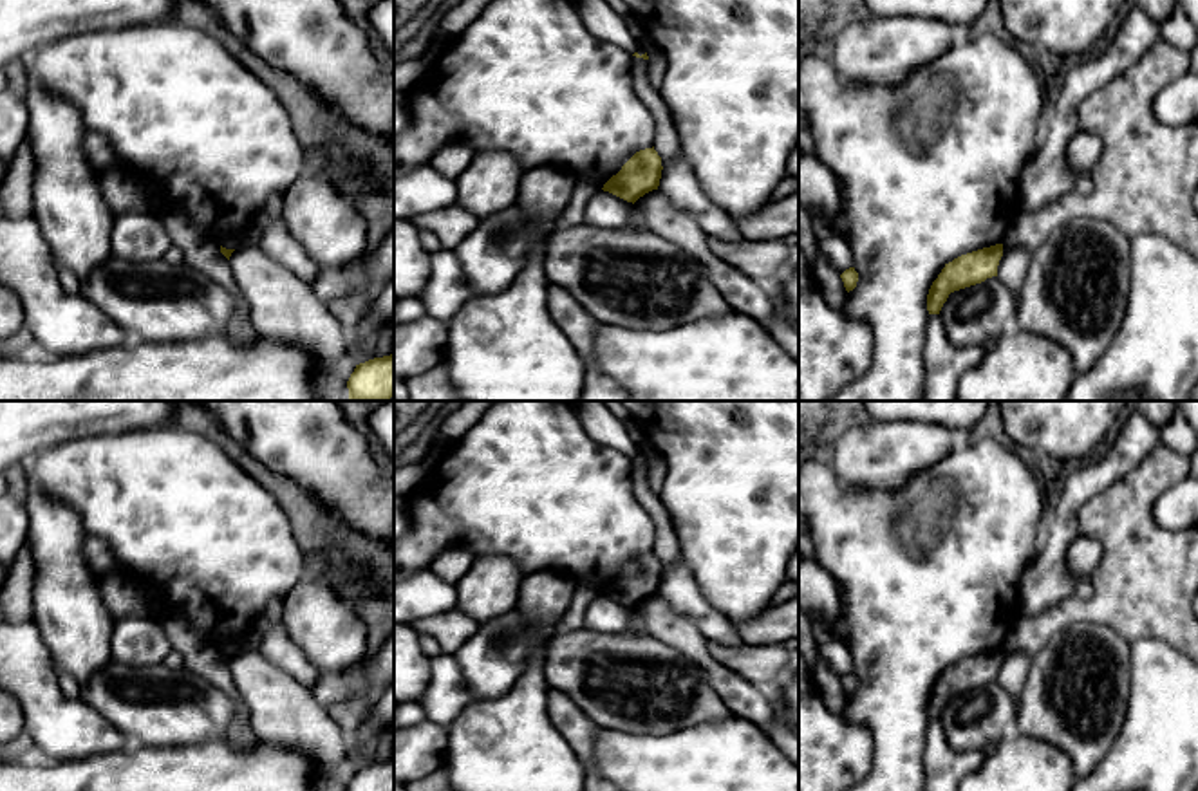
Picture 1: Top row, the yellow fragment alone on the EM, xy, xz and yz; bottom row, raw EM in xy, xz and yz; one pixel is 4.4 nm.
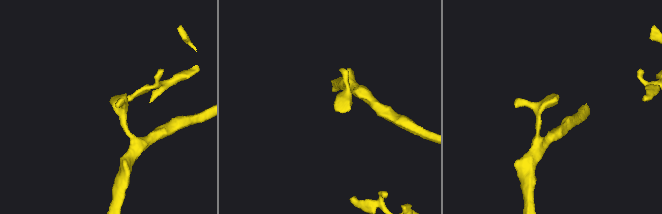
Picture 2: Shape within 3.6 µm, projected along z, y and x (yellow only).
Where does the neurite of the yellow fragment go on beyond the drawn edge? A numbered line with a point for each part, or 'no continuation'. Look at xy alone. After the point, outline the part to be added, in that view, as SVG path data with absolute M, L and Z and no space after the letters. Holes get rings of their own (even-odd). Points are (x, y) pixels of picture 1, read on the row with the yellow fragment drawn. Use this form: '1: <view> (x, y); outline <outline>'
no continuation

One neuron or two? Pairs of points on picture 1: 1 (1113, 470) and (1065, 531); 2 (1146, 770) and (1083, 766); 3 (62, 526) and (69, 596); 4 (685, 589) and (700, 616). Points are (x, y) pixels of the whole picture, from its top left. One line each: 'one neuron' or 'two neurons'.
1: one neuron
2: two neurons
3: one neuron
4: one neuron

